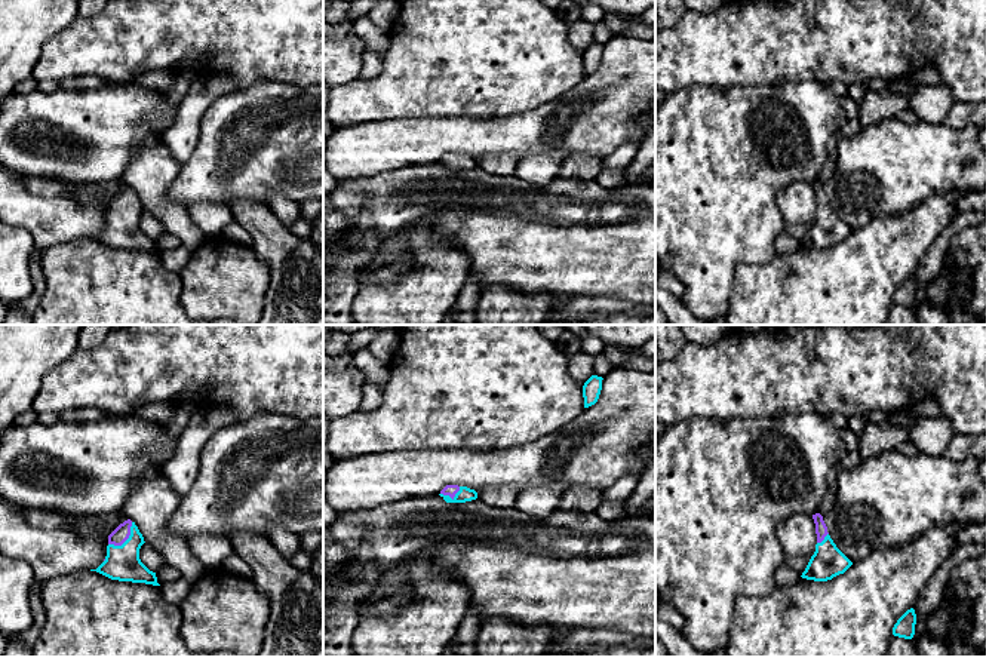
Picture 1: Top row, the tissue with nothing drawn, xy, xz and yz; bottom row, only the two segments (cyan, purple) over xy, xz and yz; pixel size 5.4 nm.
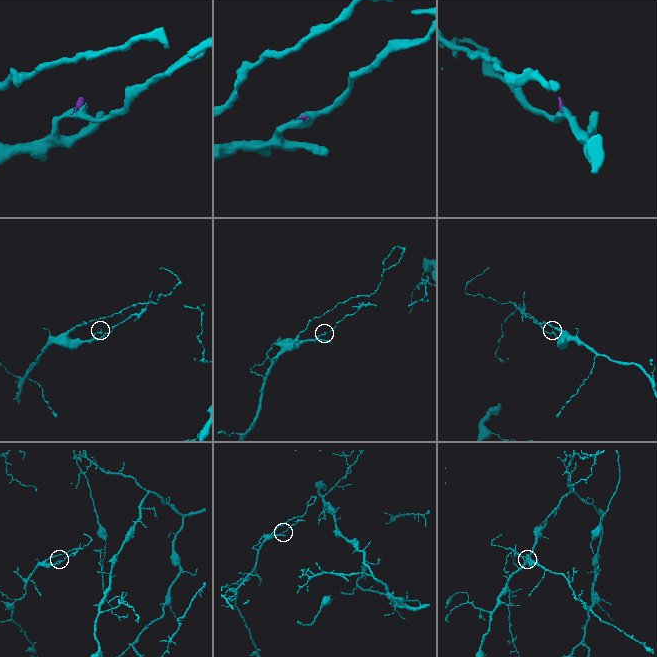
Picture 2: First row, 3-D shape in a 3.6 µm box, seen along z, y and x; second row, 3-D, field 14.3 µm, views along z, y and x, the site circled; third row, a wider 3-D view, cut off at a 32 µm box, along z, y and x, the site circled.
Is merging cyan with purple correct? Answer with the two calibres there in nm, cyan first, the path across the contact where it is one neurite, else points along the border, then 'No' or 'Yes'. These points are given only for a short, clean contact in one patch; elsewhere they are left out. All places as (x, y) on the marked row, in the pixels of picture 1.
Thickness 190 nm (cyan) against 90 nm. Path across: xy (122, 562), (126, 540), (120, 534). Yes

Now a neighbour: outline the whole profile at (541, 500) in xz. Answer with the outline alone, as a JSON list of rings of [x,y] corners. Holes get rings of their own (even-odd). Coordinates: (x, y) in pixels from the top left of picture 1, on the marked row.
[[[557,482],[520,491],[514,509],[531,516],[547,516],[557,509],[559,498],[566,488],[566,483]]]

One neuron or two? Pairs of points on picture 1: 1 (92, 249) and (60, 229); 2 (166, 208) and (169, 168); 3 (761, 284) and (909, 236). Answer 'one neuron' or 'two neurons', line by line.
1: two neurons
2: one neuron
3: one neuron

